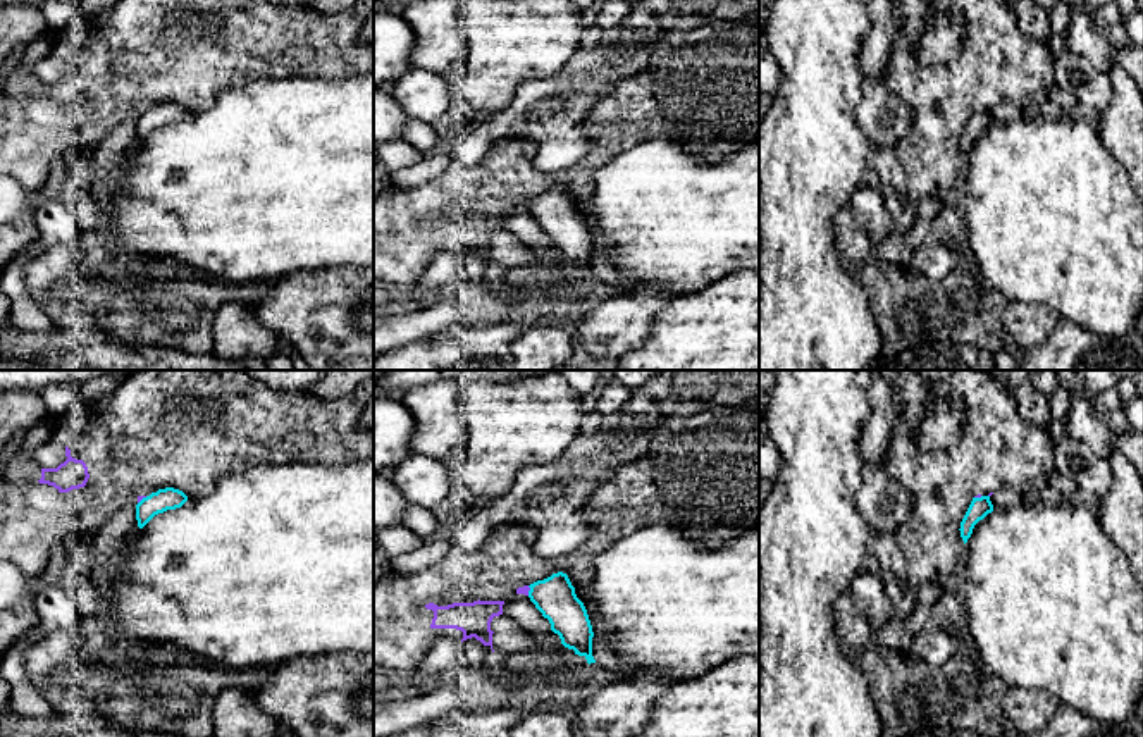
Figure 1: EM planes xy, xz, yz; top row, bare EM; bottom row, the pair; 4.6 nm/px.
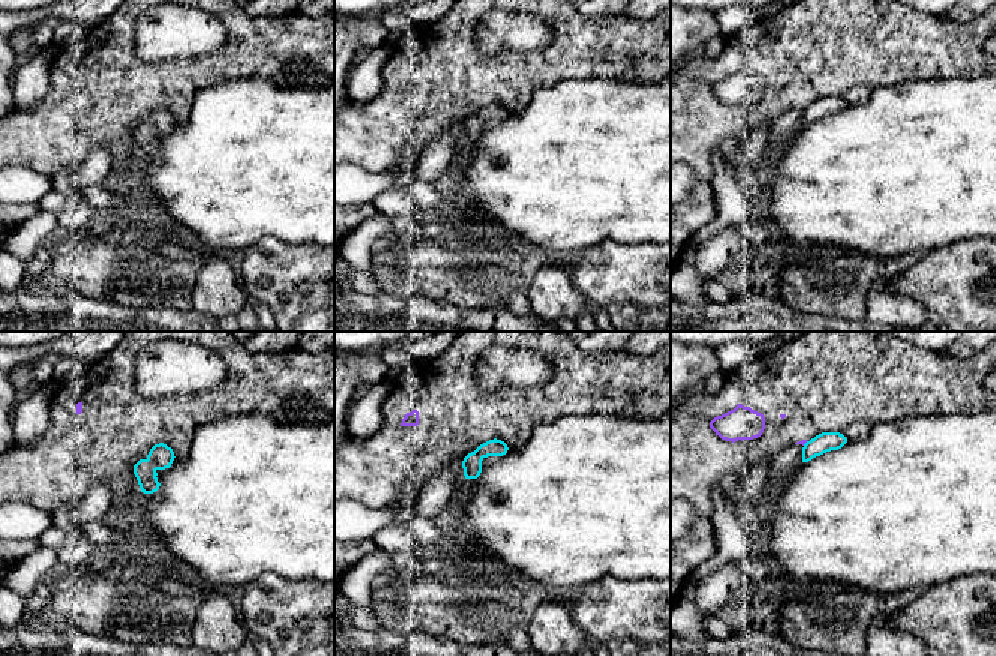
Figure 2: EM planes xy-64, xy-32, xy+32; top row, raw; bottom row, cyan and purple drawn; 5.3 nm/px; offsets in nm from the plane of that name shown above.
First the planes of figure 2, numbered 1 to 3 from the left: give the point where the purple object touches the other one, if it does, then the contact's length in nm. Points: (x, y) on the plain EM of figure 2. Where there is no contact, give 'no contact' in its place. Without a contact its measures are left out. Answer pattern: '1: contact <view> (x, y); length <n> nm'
1: no contact
2: no contact
3: contact xy+32 (806, 107); length 40 nm

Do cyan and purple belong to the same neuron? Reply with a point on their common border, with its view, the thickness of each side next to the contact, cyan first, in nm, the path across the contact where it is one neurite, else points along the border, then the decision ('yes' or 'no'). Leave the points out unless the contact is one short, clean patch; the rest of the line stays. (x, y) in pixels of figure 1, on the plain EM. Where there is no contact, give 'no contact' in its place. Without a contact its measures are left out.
xz (529, 205) | 190/40 nm | along xz (527, 200), (529, 209) | no

